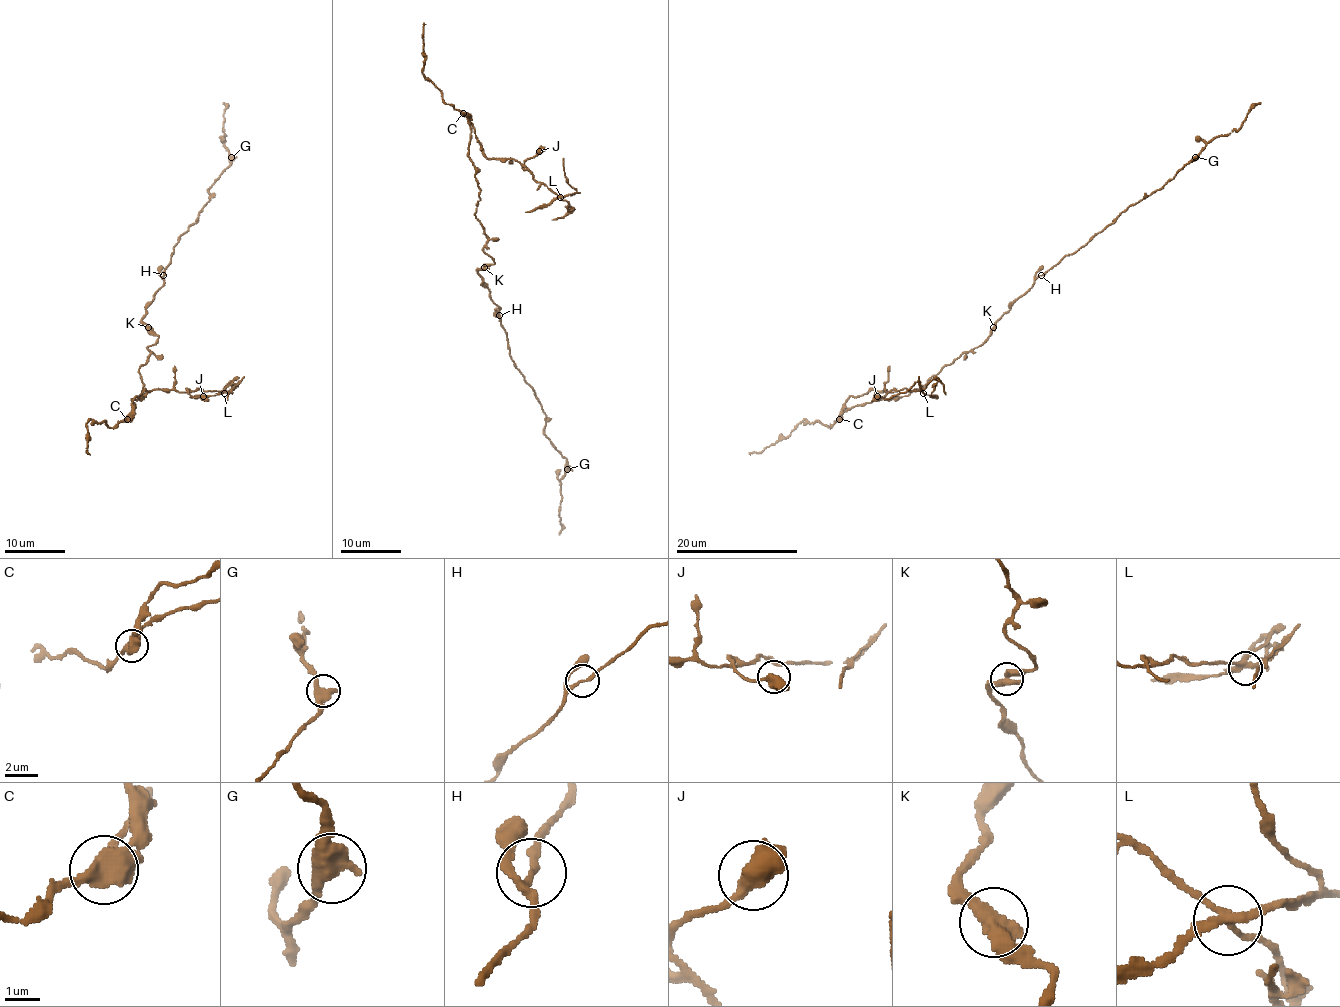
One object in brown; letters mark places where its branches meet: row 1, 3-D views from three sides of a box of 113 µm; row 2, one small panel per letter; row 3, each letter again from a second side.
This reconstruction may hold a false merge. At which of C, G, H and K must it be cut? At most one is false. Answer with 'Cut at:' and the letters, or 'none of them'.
Cut at: C

